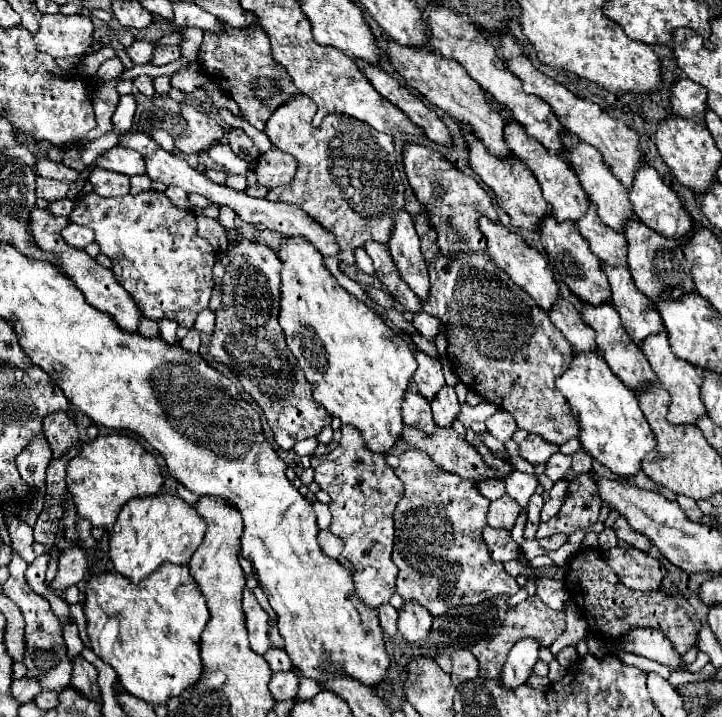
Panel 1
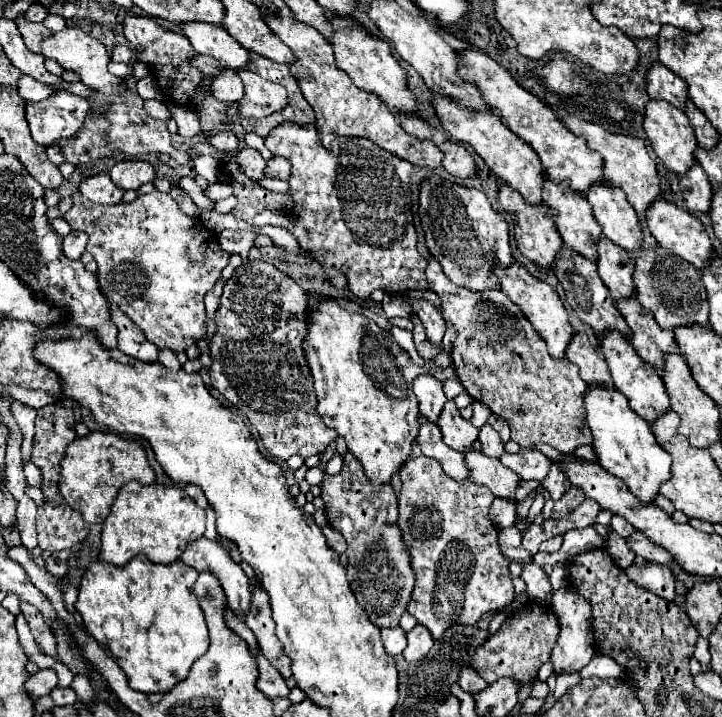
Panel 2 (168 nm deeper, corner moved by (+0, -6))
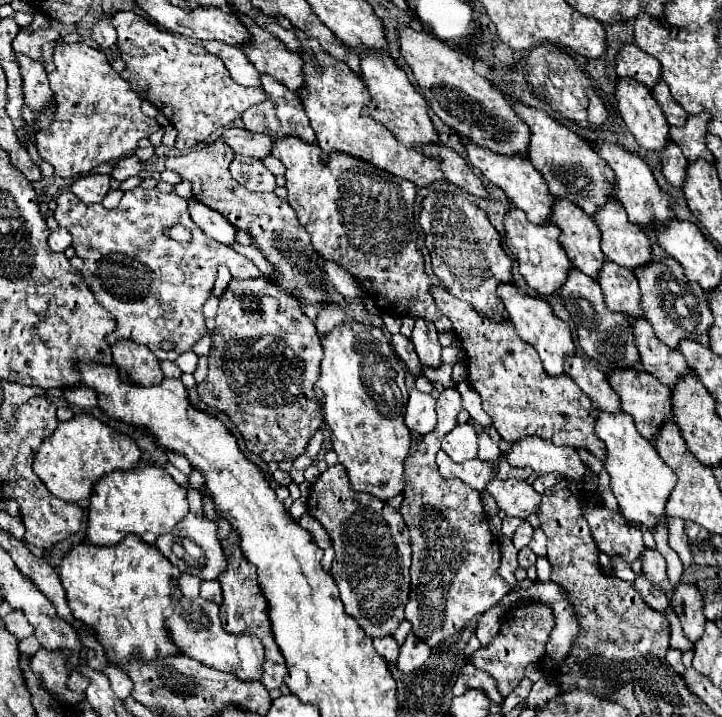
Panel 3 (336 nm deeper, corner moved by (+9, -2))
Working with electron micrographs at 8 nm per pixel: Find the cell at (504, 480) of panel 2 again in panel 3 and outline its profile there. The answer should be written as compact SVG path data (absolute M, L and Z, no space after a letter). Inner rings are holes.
M494 478L486 488L494 498L500 510L508 516L518 516L526 520L530 514L536 514L540 508L540 494L524 480L498 480Z

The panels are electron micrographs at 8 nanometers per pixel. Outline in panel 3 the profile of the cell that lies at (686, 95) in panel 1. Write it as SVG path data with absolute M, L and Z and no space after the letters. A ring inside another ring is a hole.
M624 44L616 54L616 74L632 76L652 88L652 82L660 80L660 62L638 46Z

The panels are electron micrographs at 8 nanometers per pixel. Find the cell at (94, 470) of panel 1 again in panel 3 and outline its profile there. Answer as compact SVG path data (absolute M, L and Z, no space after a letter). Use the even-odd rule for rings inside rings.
M80 412L72 420L60 422L58 428L48 438L44 438L38 454L34 456L32 470L54 496L66 502L84 502L90 498L100 476L118 468L130 470L132 466L138 466L138 460L140 448L130 436L102 424L98 418L86 412Z

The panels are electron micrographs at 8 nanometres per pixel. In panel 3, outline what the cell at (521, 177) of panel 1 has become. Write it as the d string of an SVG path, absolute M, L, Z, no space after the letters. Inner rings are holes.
M512 208L506 214L506 248L510 250L510 254L514 254L514 258L518 260L518 268L520 274L524 276L526 284L540 296L558 296L560 288L564 286L568 272L572 270L572 262L566 256L562 244L558 242L558 226L548 224L548 226L536 226L532 224L526 214L518 208Z

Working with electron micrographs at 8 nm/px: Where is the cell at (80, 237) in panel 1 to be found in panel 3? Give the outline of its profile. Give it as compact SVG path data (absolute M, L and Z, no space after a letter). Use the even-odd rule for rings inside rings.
M58 228L58 230L54 230L54 232L50 232L50 236L48 236L48 246L50 246L50 250L54 250L54 252L64 252L68 246L70 246L70 234L68 234L68 230L64 230L64 228Z

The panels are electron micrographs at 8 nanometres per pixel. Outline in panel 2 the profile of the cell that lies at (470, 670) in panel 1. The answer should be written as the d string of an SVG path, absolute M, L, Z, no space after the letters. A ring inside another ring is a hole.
M463 666L459 672L459 686L469 694L477 694L487 686L487 682L471 666Z

